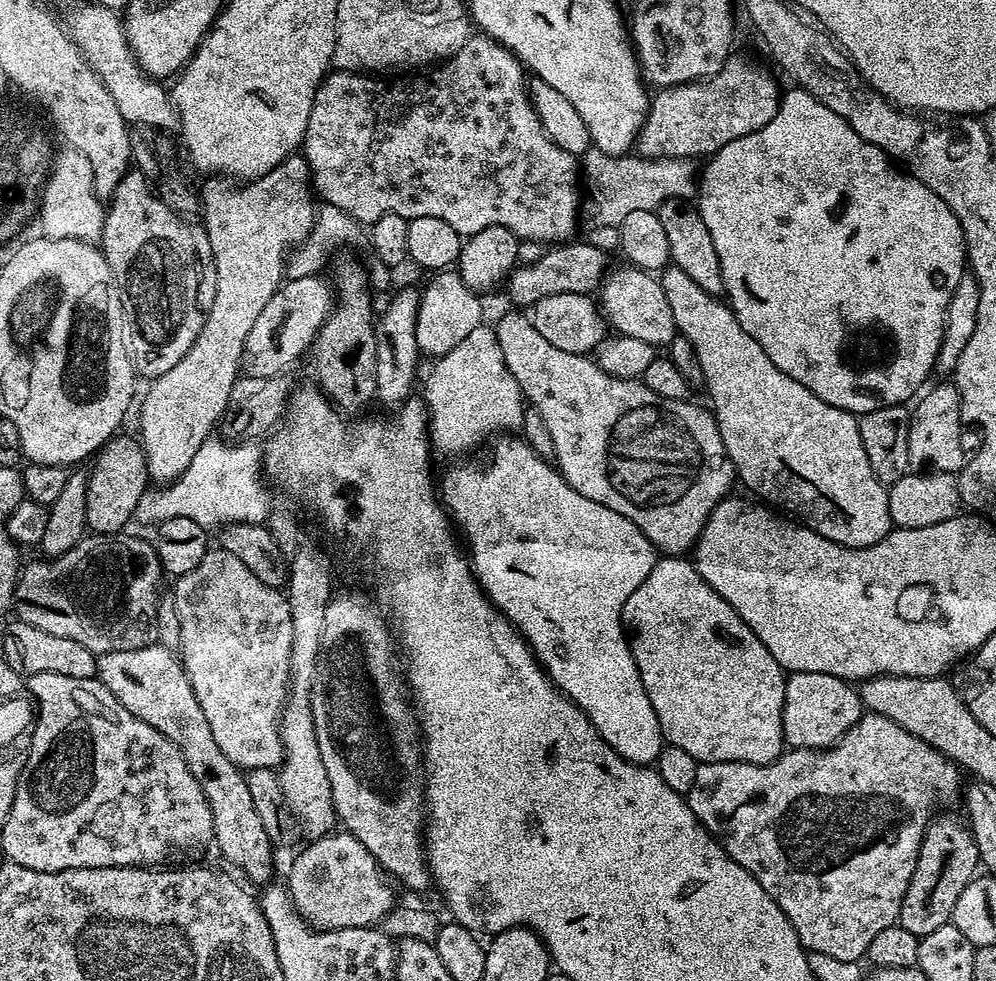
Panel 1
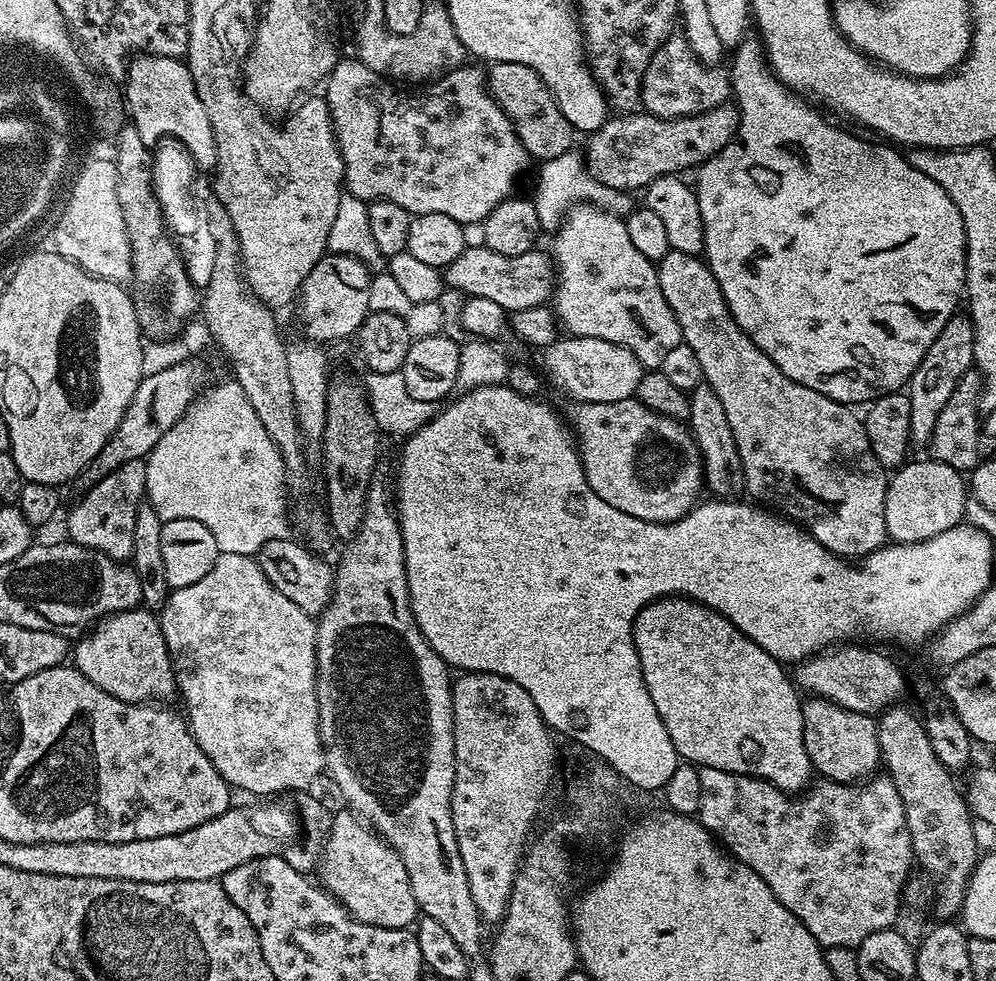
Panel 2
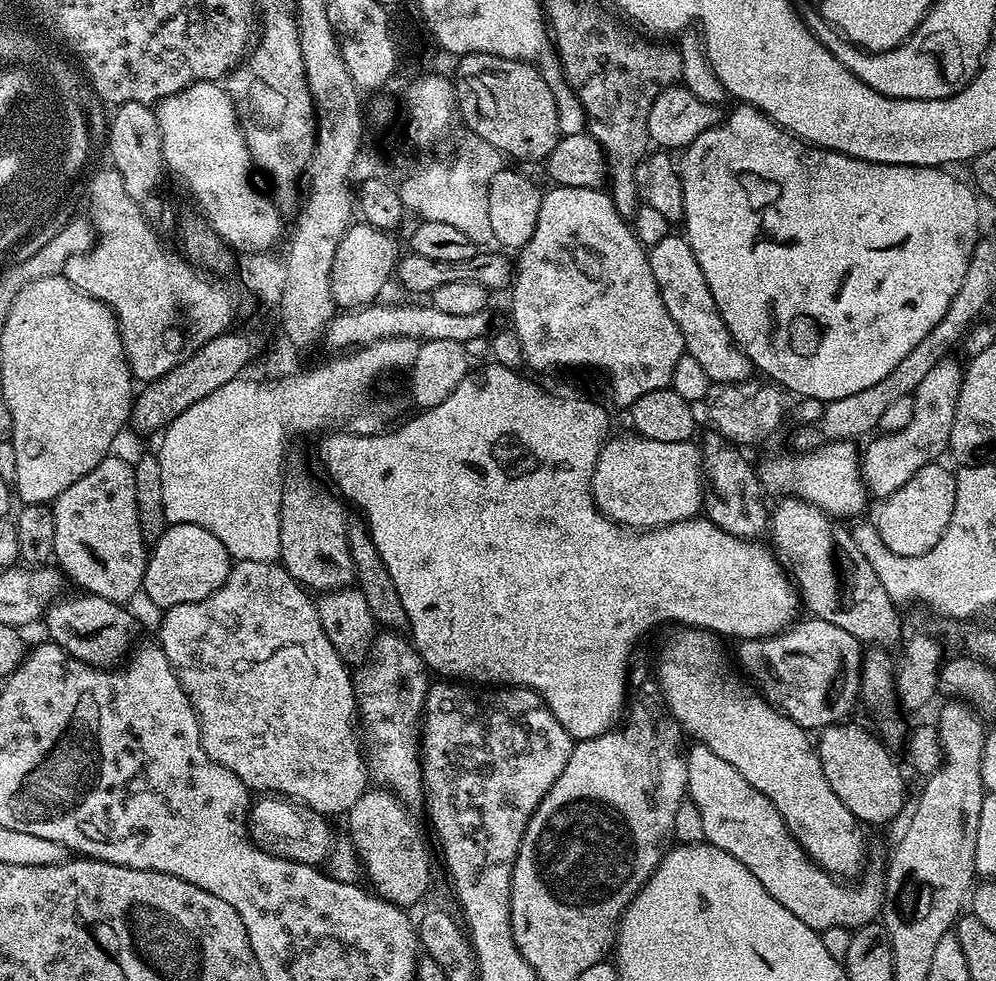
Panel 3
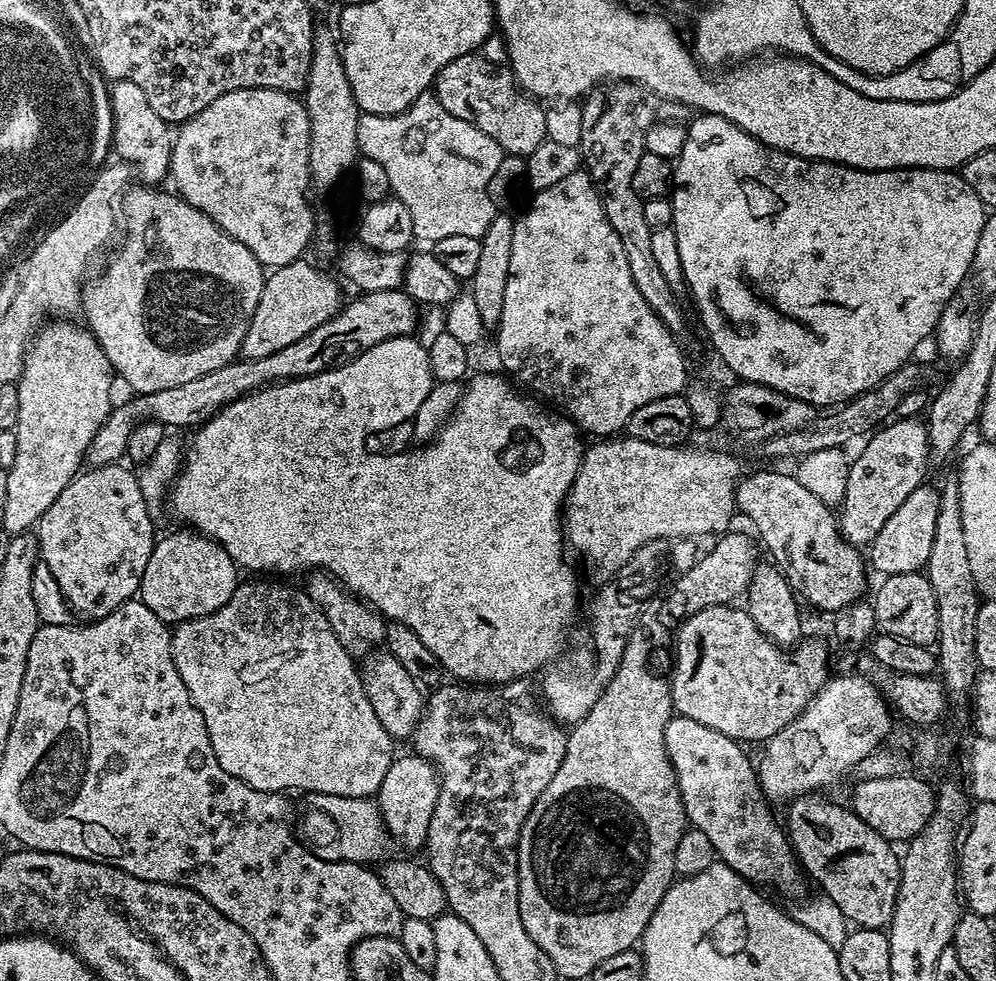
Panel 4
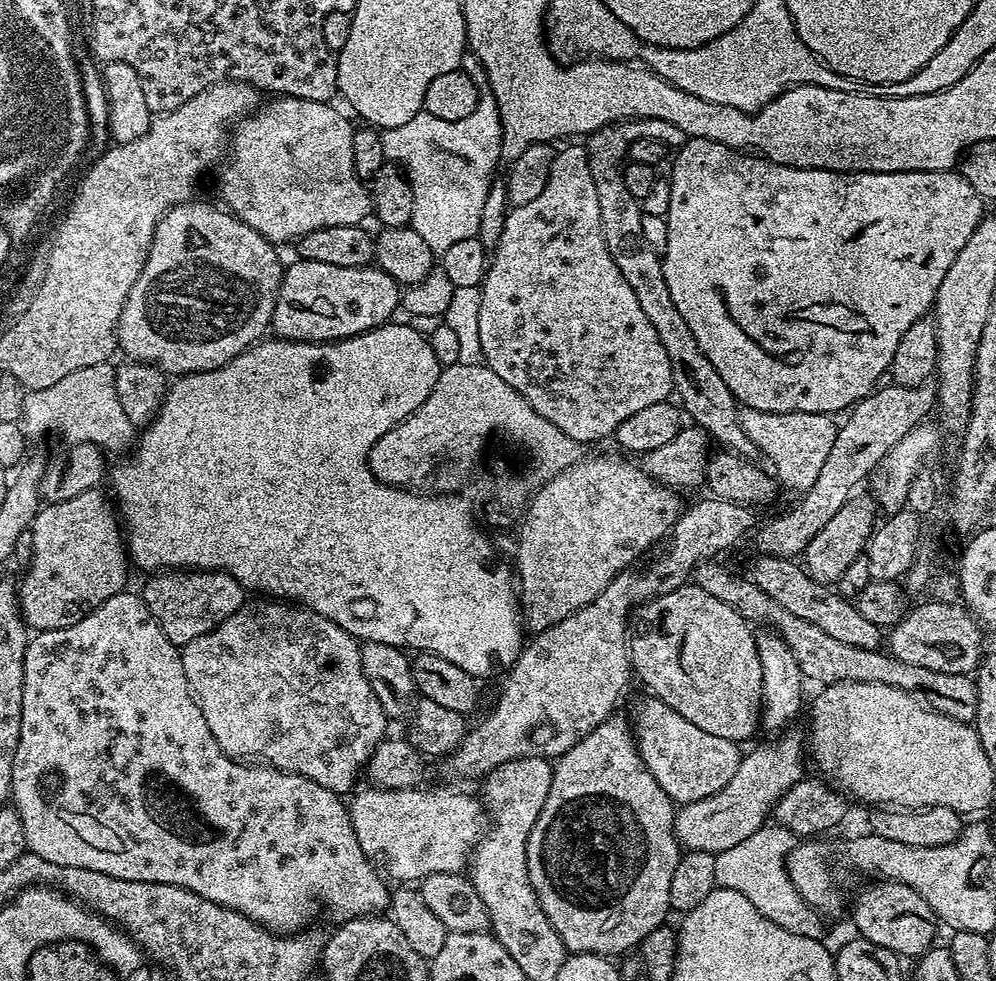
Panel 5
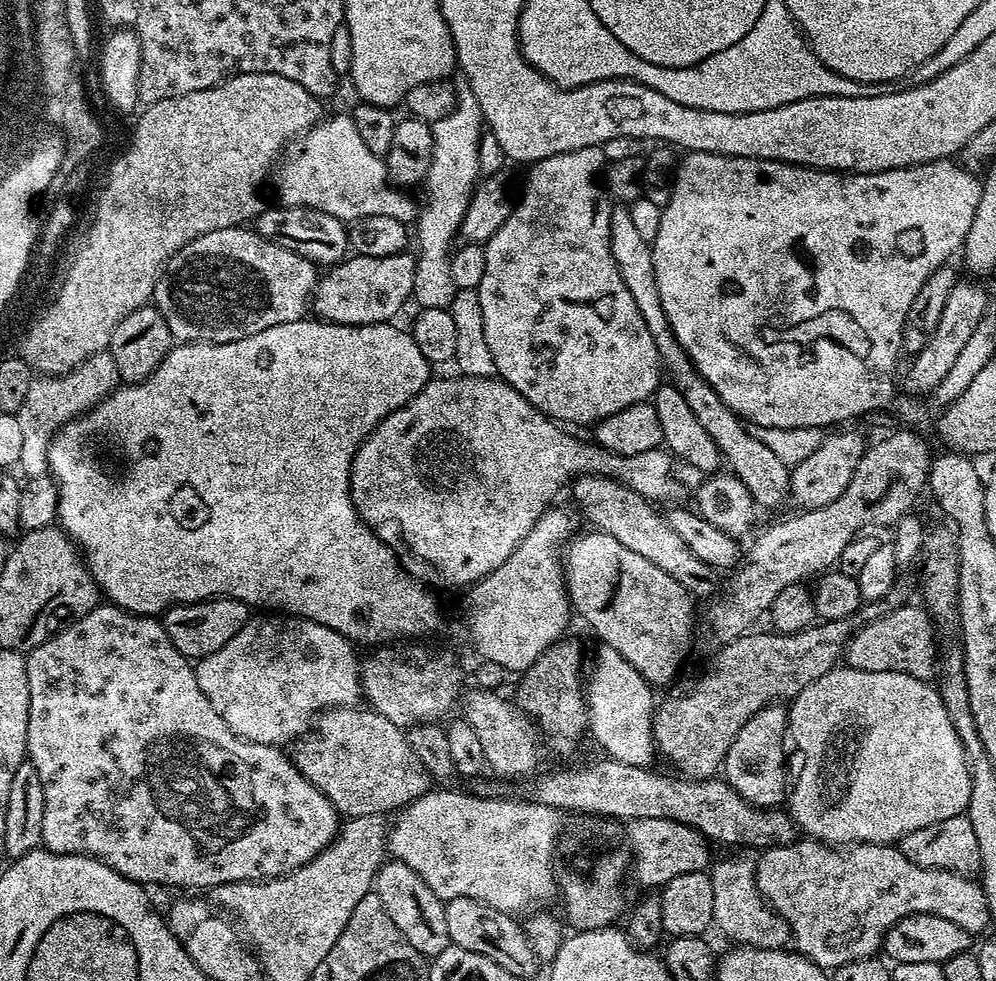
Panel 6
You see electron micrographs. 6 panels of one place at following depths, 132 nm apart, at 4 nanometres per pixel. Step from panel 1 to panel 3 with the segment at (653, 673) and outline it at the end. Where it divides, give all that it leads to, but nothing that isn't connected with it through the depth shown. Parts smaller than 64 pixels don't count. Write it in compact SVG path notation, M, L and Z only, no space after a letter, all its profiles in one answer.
M680 626L675 630L677 632L665 638L660 648L660 657L656 660L659 695L668 715L679 722L681 729L695 743L705 744L714 750L714 754L730 762L730 766L734 766L734 770L738 770L738 774L742 774L742 778L746 778L754 790L770 798L792 837L802 845L805 854L818 867L837 878L859 877L865 871L864 859L868 856L868 848L864 845L865 829L861 821L850 814L850 810L846 810L842 798L830 790L830 782L826 782L826 774L822 774L822 762L816 753L813 737L808 737L811 735L806 729L795 724L779 708L773 708L763 696L740 688L739 682L720 665L722 640L715 632L707 632L703 626Z

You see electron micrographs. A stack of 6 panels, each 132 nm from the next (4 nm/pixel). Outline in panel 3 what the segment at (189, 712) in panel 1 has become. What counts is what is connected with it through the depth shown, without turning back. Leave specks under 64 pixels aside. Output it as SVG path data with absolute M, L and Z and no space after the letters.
M87 594L76 595L80 596L57 600L44 613L42 624L48 627L47 639L66 650L76 660L93 664L95 668L103 668L119 661L129 651L128 643L131 642L132 631L136 628L131 614L127 612L129 609L106 598Z

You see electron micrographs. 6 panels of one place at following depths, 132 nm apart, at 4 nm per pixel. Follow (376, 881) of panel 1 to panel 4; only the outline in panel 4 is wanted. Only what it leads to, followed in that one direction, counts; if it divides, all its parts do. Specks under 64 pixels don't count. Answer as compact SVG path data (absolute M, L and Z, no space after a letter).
M409 754L397 755L392 761L390 770L386 770L386 778L382 778L382 786L374 797L380 806L384 825L388 827L389 837L408 848L425 847L430 830L430 818L434 818L434 806L440 793L440 775L436 766L426 758Z

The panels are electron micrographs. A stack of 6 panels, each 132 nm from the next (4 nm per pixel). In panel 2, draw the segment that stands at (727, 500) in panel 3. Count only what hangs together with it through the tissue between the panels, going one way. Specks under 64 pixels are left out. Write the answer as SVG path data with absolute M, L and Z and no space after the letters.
M706 383L697 384L696 389L691 389L688 392L690 414L686 423L700 451L700 463L704 466L704 488L707 491L712 491L709 493L716 498L739 497L745 491L744 471L742 470L742 462L738 458L738 446L734 442L734 430L730 430L730 421L726 418L726 410L722 406L721 400L718 399L718 394L714 394L714 390Z

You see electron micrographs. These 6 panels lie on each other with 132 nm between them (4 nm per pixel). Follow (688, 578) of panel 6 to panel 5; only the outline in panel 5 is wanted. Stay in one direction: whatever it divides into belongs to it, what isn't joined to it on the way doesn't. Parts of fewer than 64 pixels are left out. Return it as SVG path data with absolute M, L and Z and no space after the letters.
M705 562L696 567L696 585L706 590L706 594L718 598L718 602L726 602L726 606L733 608L749 624L763 626L780 636L782 642L786 642L786 646L790 648L790 654L794 654L794 662L798 662L801 677L805 681L813 680L816 686L842 682L874 682L882 686L894 686L898 690L906 690L911 696L927 704L932 711L946 718L954 718L963 724L975 721L978 694L975 679L971 675L938 674L938 670L926 670L923 666L902 662L884 650L859 649L858 646L838 642L813 623L794 617L785 607L764 594L751 579L742 580L738 576L732 576L728 569L716 563L720 562Z

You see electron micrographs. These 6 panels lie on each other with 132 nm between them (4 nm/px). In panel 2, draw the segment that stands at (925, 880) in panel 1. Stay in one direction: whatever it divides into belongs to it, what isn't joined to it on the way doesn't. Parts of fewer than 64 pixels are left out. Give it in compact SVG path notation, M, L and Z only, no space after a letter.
M904 706L885 708L879 713L876 720L878 730L878 746L880 747L880 759L886 769L887 776L894 782L894 790L902 798L904 807L904 822L906 830L912 839L912 855L915 863L924 867L923 875L934 885L930 912L933 912L940 922L948 922L952 915L959 913L964 907L964 895L968 889L968 883L972 877L972 871L976 869L978 851L976 852L976 832L972 829L974 817L969 812L961 785L956 785L957 777L948 771L942 762L938 762L938 754L930 746L930 738L924 729L924 721L915 711Z

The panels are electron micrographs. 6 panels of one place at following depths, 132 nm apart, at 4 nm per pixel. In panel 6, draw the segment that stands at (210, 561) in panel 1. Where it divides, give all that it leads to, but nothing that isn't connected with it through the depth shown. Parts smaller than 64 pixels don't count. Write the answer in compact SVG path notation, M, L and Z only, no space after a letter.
M256 614L214 654L195 661L198 686L222 722L241 740L273 746L291 745L313 727L314 717L329 709L352 706L361 699L361 661L353 641L313 620L287 614Z

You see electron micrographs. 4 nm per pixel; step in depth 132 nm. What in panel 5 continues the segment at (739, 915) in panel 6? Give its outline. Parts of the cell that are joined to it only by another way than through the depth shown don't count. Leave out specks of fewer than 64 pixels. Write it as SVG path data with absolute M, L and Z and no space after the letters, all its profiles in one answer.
M779 826L754 830L754 834L738 842L738 846L715 853L714 878L719 887L742 894L742 898L746 898L746 902L750 902L750 906L754 906L754 910L774 926L782 926L782 930L790 930L790 934L819 940L825 935L821 913L804 901L788 877L786 858L796 849L797 843L798 837L793 832Z

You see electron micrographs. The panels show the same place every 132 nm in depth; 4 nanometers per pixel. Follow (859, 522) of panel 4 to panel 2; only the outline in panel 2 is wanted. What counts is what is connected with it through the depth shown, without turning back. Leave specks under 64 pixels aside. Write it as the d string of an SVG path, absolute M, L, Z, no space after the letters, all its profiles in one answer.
M957 314L942 326L938 338L934 338L930 350L926 350L926 358L914 370L912 379L906 385L906 391L910 398L910 434L911 443L920 446L927 445L934 434L934 422L938 420L938 414L942 414L942 406L946 406L950 394L954 394L954 386L966 374L974 364L974 330L972 321L967 315Z

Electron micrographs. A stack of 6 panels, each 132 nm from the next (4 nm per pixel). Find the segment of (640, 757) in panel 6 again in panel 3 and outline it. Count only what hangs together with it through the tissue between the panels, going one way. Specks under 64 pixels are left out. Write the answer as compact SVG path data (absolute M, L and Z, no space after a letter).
M693 743L691 747L686 752L686 796L694 806L698 806L698 814L702 814L702 830L707 843L734 854L734 858L738 858L738 862L742 862L746 870L762 882L770 898L782 902L782 906L786 906L794 918L802 918L806 926L817 930L855 930L863 924L873 923L881 915L884 882L879 871L869 871L856 882L861 884L841 882L837 877L828 875L805 854L804 848L792 837L784 819L766 794L754 790L754 786L750 786L750 782L746 782L734 766L730 766L730 762L718 758L718 754L714 754L714 750L705 744Z

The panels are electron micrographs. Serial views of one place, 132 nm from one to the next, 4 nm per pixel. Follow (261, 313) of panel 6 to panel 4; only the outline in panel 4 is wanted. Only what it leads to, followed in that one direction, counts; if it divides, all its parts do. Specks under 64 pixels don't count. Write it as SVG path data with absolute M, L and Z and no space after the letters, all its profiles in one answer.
M135 186L129 187L124 192L128 199L128 225L124 236L124 245L120 248L120 256L116 256L108 264L104 276L100 276L96 281L85 283L80 293L80 303L82 314L88 318L86 327L95 336L96 341L102 346L106 358L110 362L113 373L120 376L133 389L133 393L148 395L158 390L167 390L174 386L185 385L186 382L193 381L204 374L218 370L219 367L226 366L235 361L240 356L240 346L246 338L246 330L250 326L250 318L254 318L254 310L258 310L258 298L262 298L262 286L266 269L264 265L254 258L254 254L242 242L238 242L222 231L209 216L202 214L194 206L190 206L185 200L173 194L171 191L159 192L161 189L156 186Z

